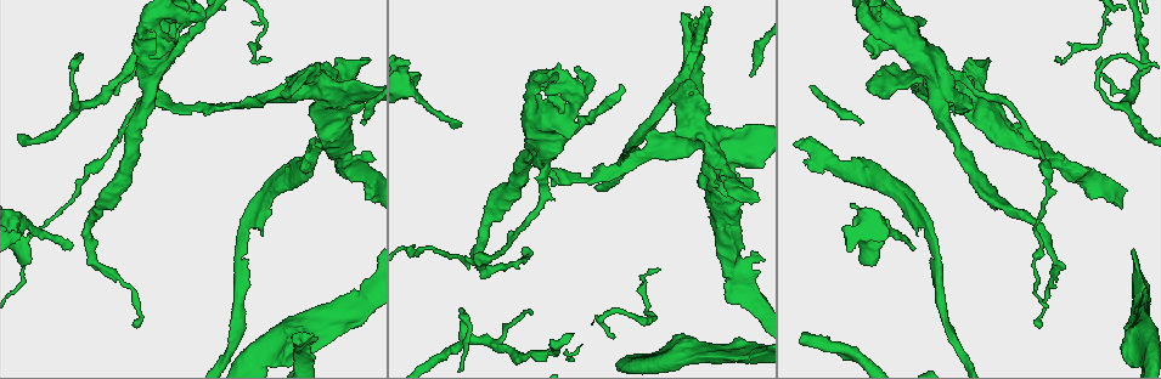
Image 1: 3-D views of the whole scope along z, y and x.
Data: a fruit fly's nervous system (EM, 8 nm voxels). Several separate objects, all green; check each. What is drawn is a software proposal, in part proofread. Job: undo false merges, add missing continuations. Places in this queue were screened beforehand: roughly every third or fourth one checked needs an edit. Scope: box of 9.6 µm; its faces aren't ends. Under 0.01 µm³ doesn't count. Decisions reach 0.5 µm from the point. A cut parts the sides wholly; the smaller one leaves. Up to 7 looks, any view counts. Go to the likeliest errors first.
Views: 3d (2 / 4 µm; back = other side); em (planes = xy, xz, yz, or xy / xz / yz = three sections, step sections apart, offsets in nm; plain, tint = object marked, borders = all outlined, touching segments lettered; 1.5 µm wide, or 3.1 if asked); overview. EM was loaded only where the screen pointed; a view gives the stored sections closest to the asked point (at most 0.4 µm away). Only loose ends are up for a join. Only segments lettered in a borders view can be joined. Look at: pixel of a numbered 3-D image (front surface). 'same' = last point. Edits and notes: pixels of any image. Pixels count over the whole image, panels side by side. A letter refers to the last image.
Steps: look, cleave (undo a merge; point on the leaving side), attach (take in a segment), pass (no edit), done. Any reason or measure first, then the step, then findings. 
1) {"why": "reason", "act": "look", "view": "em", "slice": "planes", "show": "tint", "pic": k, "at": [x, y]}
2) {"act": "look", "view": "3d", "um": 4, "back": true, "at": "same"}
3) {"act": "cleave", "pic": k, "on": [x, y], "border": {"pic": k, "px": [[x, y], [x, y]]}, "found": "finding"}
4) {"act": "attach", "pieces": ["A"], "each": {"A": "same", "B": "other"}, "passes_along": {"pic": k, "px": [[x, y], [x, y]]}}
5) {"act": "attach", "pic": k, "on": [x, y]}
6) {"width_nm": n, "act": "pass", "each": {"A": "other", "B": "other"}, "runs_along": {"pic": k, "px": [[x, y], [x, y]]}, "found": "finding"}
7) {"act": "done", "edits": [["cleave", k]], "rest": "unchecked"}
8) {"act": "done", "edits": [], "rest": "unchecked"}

{"why": "branch stops here", "act": "look", "view": "3d", "um": 2, "pic": 1, "at": [800, 340]}

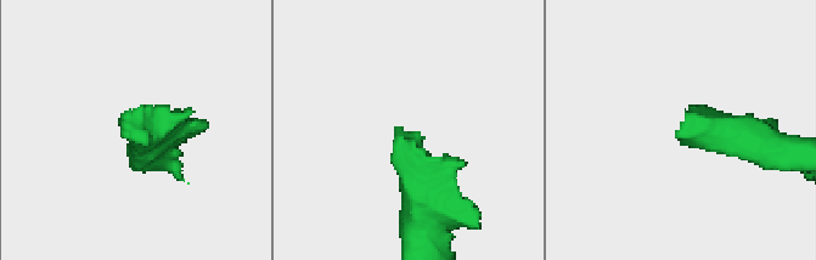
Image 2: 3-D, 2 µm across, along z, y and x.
{"why": "now the EM", "act": "look", "view": "em", "slice": "planes", "show": "borders", "pic": 2, "at": [679, 138]}

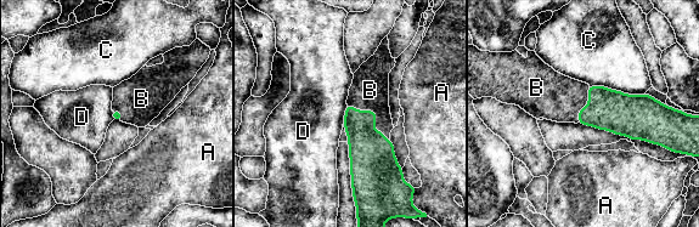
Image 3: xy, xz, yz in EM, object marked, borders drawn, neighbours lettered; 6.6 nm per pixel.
{"act": "attach", "pieces": ["B"], "each": {"A": "other", "B": "same", "C": "other", "D": "other"}, "passes_along": {"pic": 3, "px": [[370, 151], [375, 114], [370, 90]]}, "found": "the neuron continues"}

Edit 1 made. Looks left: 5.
{"act": "look", "view": "overview"}

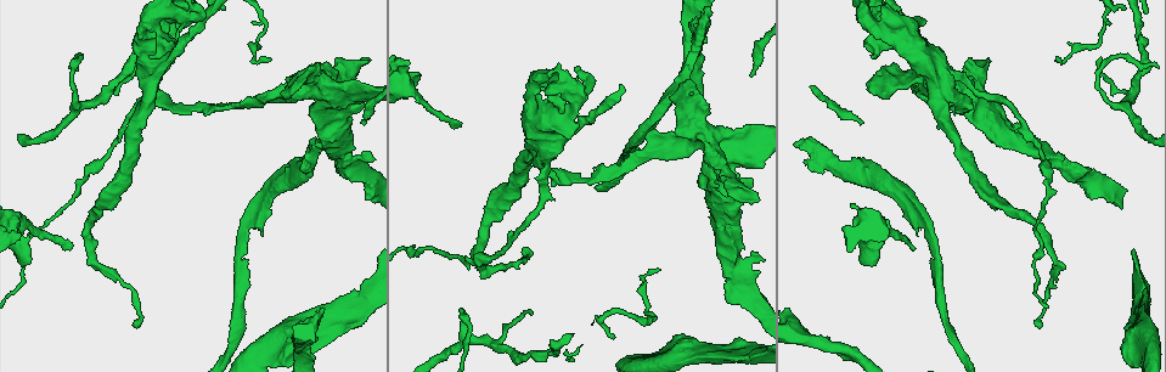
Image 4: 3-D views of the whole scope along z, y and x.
{"why": "branch stops here", "act": "look", "view": "em", "slice": "planes", "show": "borders", "pic": 4, "at": [69, 251]}

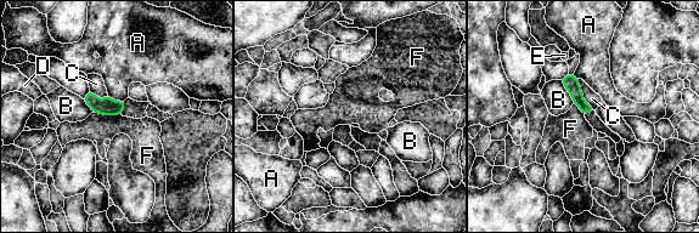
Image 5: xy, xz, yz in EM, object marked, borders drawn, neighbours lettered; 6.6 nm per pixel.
{"width_nm": 80, "act": "pass", "each": {"A": "other", "B": "other", "C": "other", "D": "other", "E": "other", "F": "other"}, "border": {"pic": 5, "px": [[92, 112], [120, 114]]}, "found": "none of them fits"}

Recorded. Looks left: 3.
{"why": "sharp bend", "act": "look", "view": "3d", "um": 4, "pic": 4, "at": [1137, 36]}

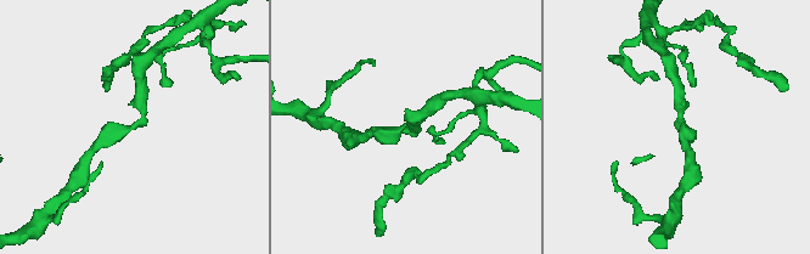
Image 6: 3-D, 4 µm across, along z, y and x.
{"why": "need the tissue", "act": "look", "view": "em", "slice": "planes", "show": "borders", "pic": 6, "at": [403, 127]}

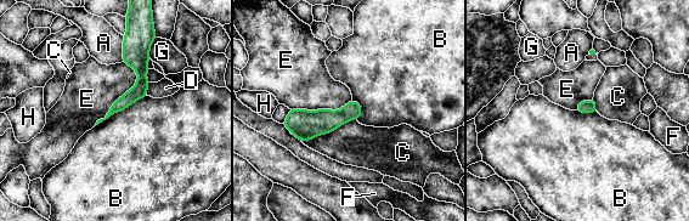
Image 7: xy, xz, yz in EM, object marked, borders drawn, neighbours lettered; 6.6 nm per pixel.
{"act": "pass", "each": {"A": "other", "B": "other", "C": "other", "D": "other", "E": "other", "F": "other", "G": "other", "H": "other"}, "border": {"pic": 7, "px": [[124, 61], [136, 81], [92, 126]]}, "found": "continuous, no second neuron"}

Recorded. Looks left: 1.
{"act": "done", "edits": [["attach", 3]], "rest": "unchecked"}

